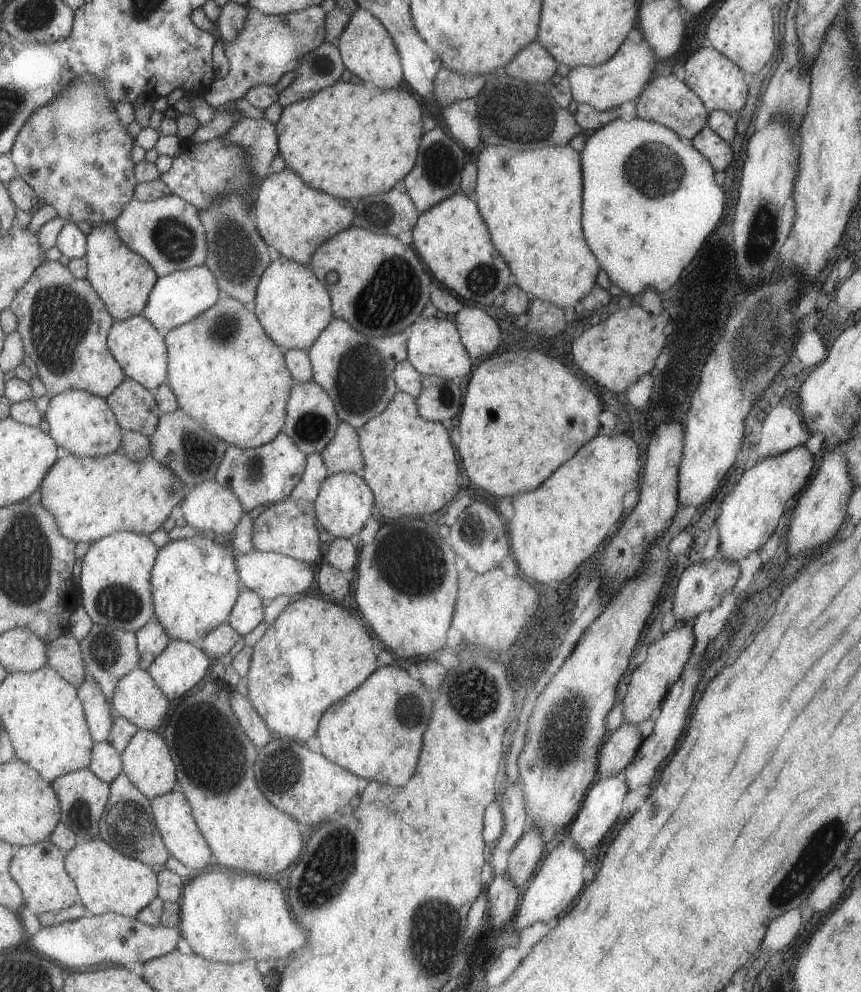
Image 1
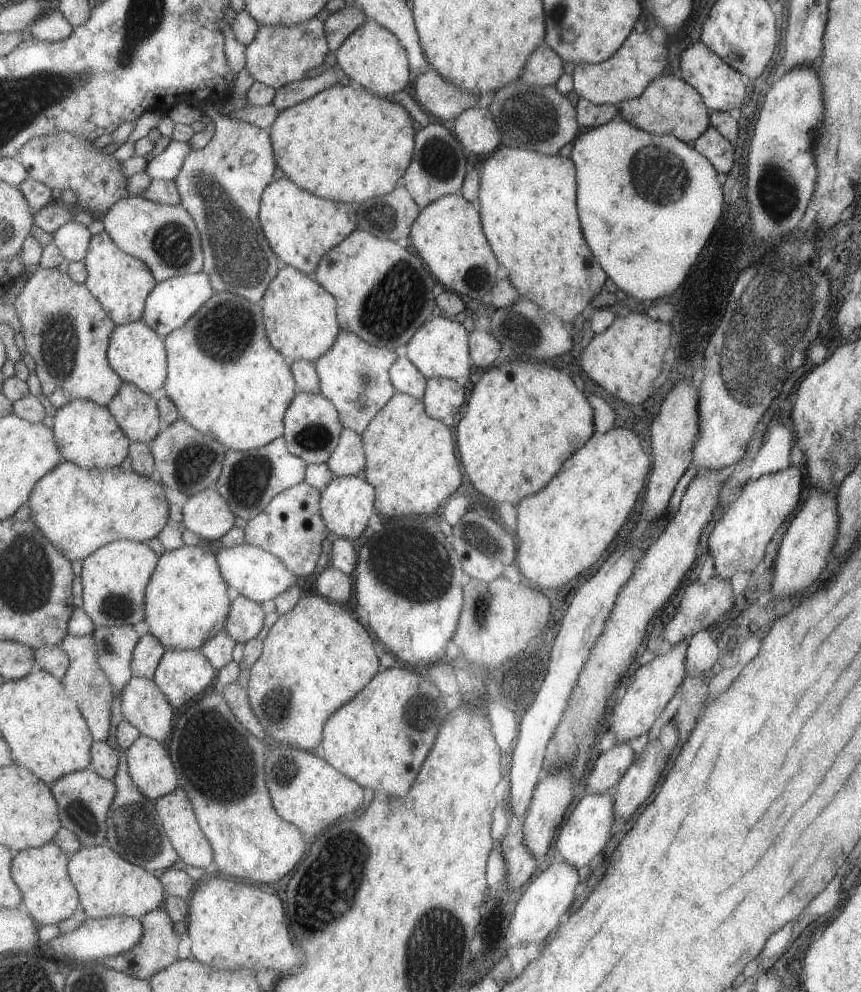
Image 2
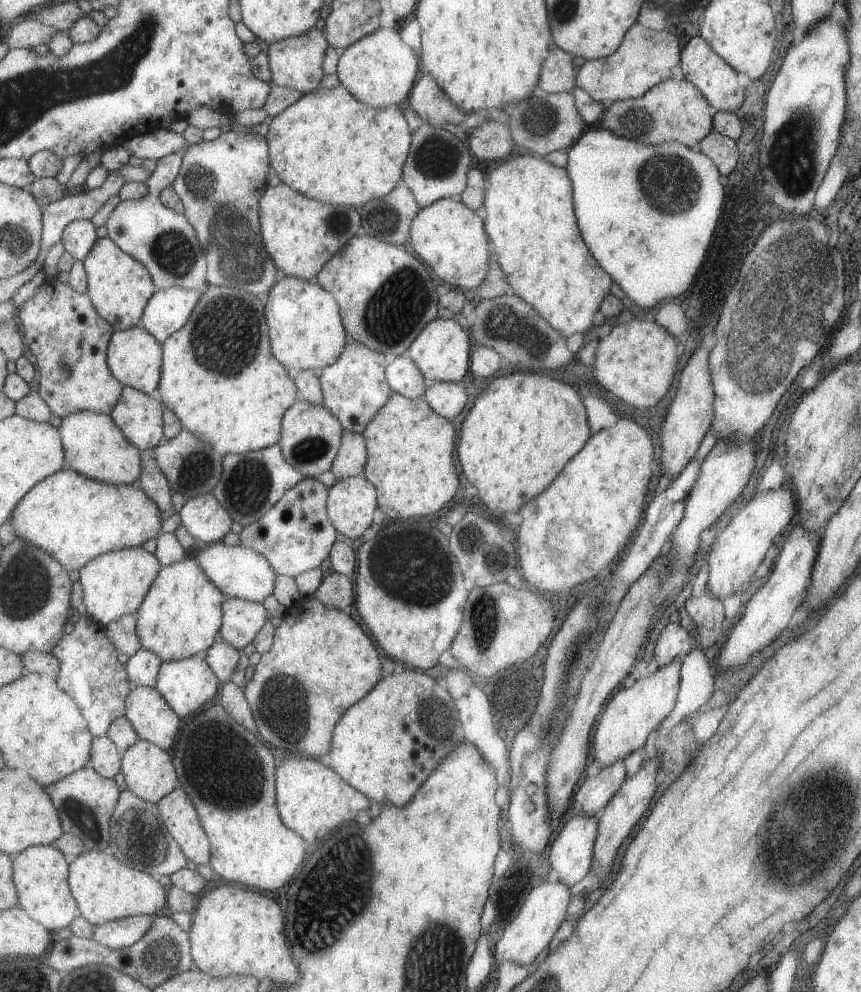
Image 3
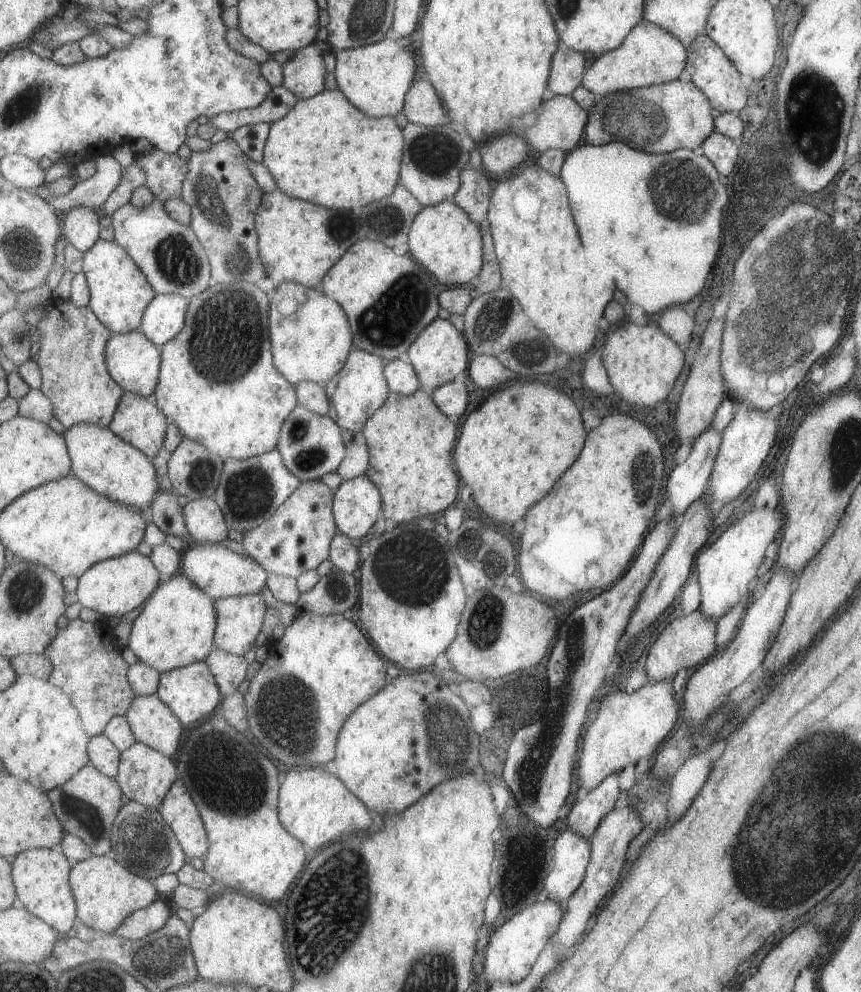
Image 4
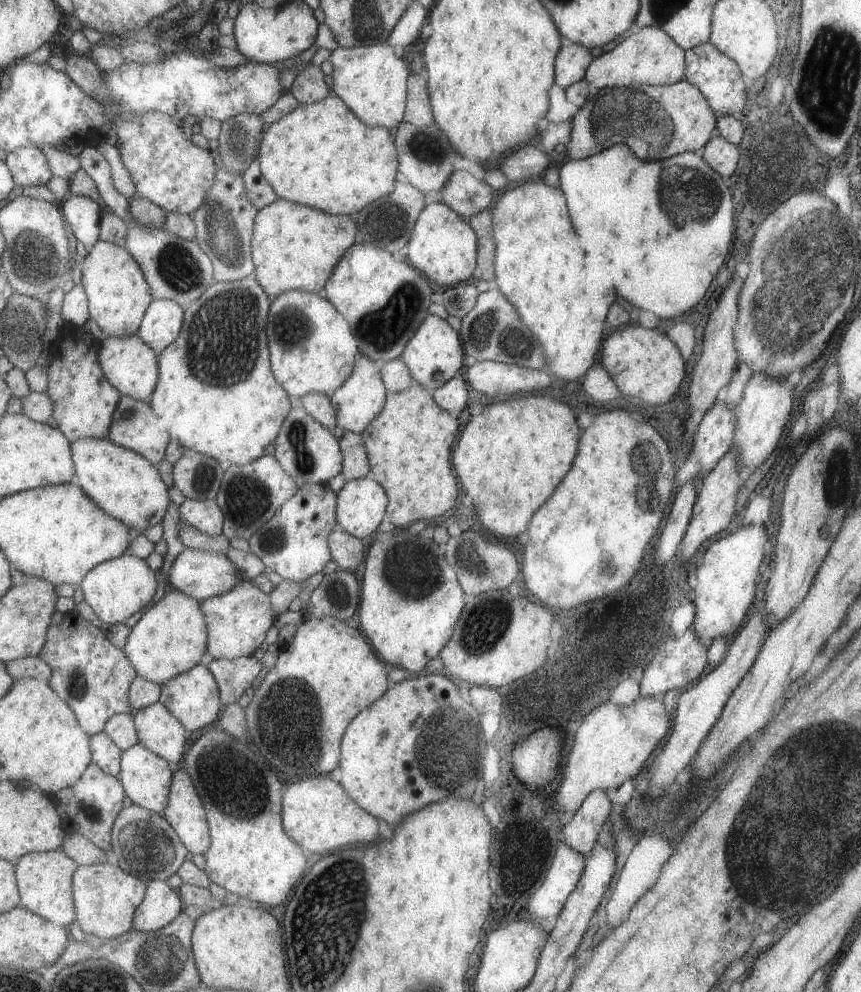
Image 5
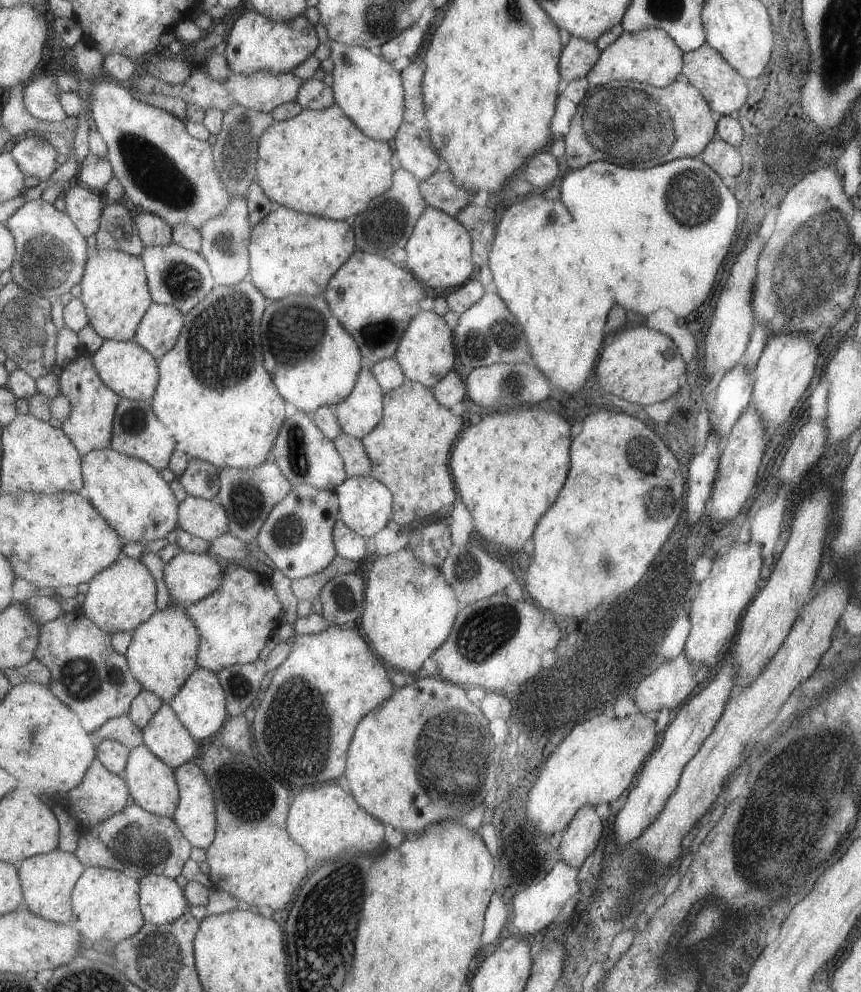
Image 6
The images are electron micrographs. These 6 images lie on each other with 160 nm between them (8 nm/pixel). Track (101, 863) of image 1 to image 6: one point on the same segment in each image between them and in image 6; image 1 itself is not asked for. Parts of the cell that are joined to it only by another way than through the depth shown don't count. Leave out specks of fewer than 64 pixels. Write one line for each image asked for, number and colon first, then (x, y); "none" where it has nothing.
2: (109, 885)
3: (106, 889)
4: (107, 893)
5: (107, 897)
6: (107, 907)

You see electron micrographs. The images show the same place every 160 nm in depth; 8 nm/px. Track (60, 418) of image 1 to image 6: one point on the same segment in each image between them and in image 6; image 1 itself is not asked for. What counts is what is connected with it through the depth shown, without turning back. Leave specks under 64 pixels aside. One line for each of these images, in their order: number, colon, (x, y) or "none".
2: (88, 434)
3: (95, 446)
4: (102, 459)
5: (125, 484)
6: (133, 497)

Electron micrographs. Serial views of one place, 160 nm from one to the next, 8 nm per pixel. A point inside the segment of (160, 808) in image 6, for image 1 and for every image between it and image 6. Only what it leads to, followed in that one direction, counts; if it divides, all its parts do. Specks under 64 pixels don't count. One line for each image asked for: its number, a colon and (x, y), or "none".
1: (148, 761)
2: (152, 769)
3: (148, 769)
4: (146, 775)
5: (147, 777)

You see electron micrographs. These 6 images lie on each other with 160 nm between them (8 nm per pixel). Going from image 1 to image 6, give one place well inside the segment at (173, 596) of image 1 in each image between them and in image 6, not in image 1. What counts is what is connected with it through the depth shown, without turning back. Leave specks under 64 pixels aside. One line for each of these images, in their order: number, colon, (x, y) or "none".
2: (188, 602)
3: (182, 616)
4: (178, 627)
5: (171, 638)
6: (164, 652)

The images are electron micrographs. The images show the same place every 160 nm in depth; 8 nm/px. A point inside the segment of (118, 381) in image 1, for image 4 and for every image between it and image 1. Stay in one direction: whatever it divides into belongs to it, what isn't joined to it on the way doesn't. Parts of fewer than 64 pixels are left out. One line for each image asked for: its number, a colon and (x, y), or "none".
2: (67, 331)
3: (70, 340)
4: (74, 369)

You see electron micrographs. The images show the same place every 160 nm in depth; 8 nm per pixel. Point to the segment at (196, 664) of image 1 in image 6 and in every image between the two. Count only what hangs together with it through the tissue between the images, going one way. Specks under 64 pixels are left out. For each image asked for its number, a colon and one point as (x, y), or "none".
2: (182, 674)
3: (188, 684)
4: (192, 692)
5: (194, 697)
6: (201, 704)

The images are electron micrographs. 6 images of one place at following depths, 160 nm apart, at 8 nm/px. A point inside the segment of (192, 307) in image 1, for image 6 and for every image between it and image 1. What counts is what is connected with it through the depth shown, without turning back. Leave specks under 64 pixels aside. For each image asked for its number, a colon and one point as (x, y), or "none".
2: (172, 303)
3: (169, 310)
4: (167, 315)
5: (162, 325)
6: (160, 331)

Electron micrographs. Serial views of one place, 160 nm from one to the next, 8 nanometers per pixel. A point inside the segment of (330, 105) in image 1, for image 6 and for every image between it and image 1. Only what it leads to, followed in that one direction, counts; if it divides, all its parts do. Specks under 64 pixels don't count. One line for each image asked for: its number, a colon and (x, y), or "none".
2: (347, 144)
3: (330, 146)
4: (326, 151)
5: (322, 155)
6: (320, 162)

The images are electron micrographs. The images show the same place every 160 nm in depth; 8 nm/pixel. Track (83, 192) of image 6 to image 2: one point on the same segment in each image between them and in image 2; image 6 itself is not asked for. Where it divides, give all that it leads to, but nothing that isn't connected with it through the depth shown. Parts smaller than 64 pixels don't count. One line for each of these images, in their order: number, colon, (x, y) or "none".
2: (74, 239)
3: (79, 239)
4: (82, 228)
5: (84, 215)

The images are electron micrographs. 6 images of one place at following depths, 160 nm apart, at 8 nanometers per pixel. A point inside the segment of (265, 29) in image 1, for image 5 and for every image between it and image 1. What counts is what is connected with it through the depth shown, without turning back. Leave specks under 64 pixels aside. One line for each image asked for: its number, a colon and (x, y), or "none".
2: (280, 55)
3: (297, 62)
4: (304, 73)
5: (310, 86)

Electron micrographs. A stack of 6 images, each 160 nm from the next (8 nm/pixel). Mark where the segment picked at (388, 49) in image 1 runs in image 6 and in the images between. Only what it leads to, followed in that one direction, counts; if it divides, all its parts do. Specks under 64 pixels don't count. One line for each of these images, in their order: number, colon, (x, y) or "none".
2: (374, 56)
3: (381, 69)
4: (376, 78)
5: (373, 82)
6: (371, 92)

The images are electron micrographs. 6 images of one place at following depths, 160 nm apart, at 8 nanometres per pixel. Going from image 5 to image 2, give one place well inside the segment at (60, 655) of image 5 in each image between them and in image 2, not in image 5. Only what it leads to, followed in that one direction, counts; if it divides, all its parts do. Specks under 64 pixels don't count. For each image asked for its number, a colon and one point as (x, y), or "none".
2: (89, 685)
3: (91, 673)
4: (88, 665)

